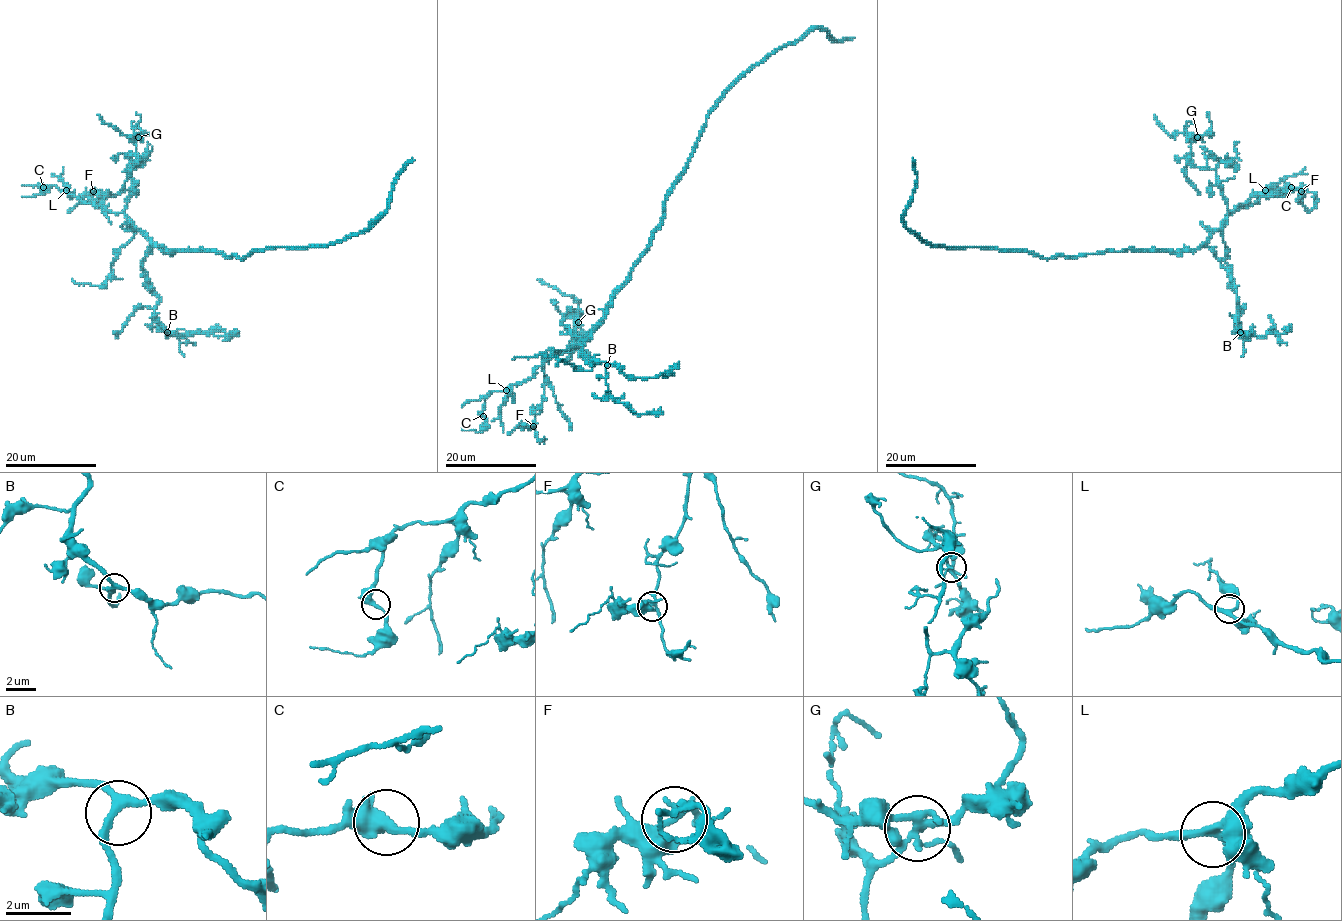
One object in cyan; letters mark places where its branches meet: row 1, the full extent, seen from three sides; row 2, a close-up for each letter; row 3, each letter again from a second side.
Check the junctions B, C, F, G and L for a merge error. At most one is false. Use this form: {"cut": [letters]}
{"cut": ["G"]}

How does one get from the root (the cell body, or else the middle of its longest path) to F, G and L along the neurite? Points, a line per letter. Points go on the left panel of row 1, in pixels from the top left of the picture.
F: (220, 252), (162, 251), (123, 213), (110, 213), (102, 205), (106, 195), (102, 191), (93, 191)
G: (220, 252), (162, 251), (126, 215), (124, 207), (132, 191), (131, 171), (138, 160), (138, 137)
L: (220, 252), (162, 251), (123, 213), (105, 211), (66, 190)

